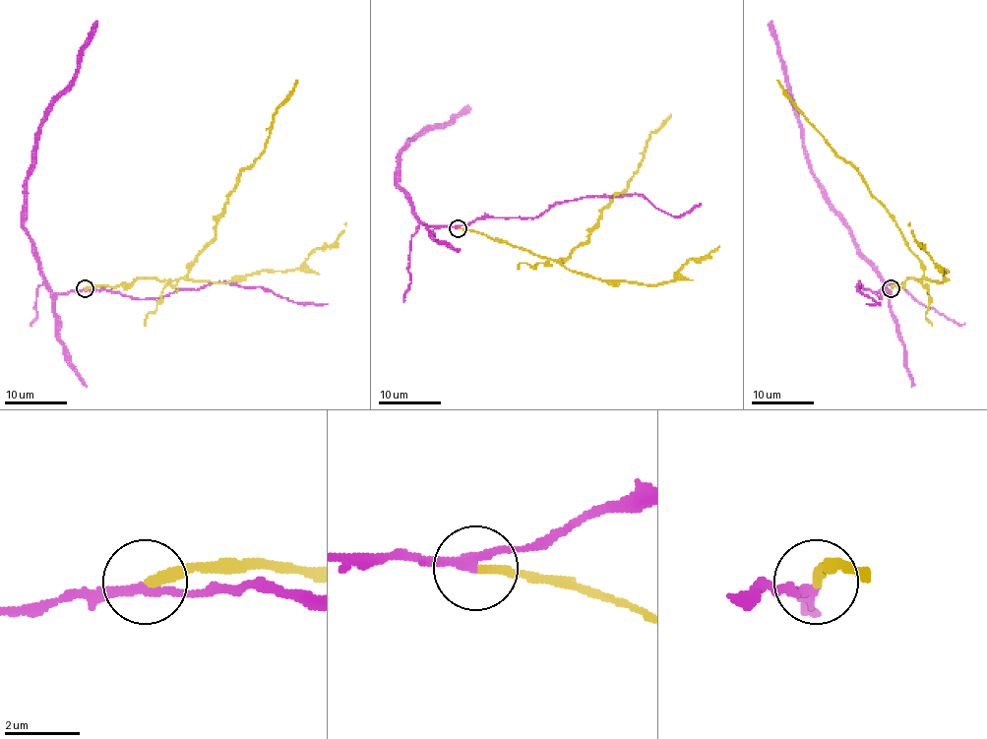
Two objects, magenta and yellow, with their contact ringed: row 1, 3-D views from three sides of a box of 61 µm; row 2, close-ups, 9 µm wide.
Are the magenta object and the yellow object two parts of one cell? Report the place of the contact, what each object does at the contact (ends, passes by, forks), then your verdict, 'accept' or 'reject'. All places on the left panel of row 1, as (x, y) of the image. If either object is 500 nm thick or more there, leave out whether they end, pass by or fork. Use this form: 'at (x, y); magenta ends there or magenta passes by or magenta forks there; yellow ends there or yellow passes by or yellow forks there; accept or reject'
at (85, 288); magenta passes by; yellow ends there; reject

